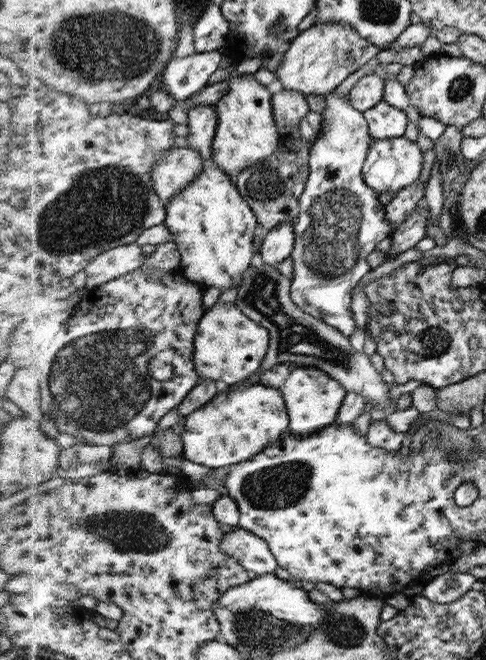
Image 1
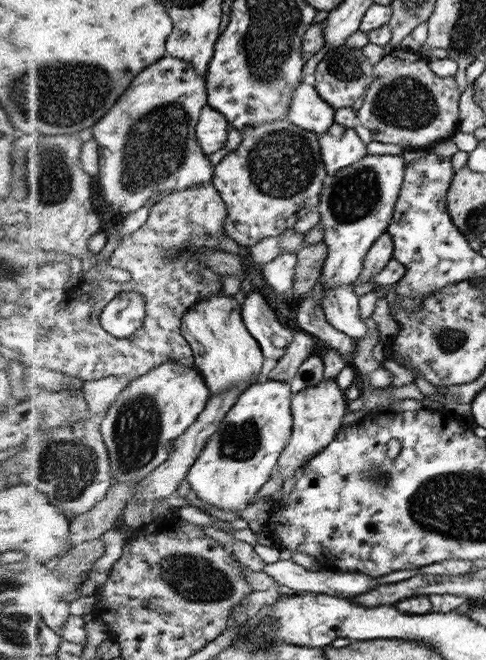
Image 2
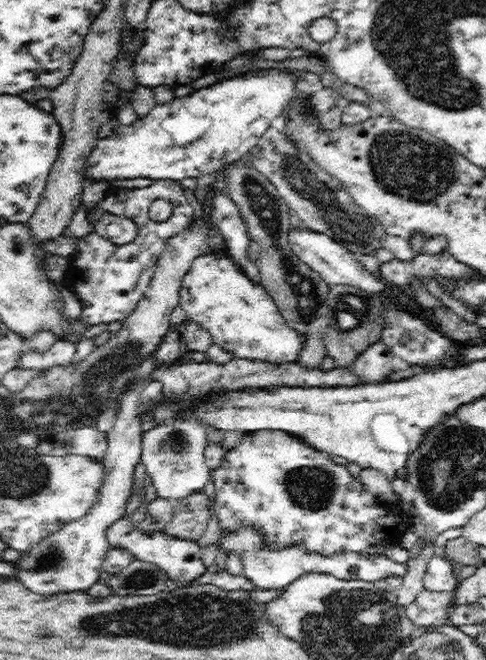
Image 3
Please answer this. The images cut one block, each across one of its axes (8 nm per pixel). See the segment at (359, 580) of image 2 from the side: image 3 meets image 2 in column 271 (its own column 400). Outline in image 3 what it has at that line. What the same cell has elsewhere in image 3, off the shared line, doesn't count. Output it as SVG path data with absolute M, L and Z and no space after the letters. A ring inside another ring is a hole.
M244 524L238 530L220 530L217 547L230 556L236 556L243 562L243 575L260 590L282 590L301 576L308 573L334 575L342 580L360 580L364 582L383 582L388 576L404 576L406 565L388 558L386 554L372 554L367 551L339 550L324 553L308 549L306 543L290 541L278 545L273 536L263 526Z

